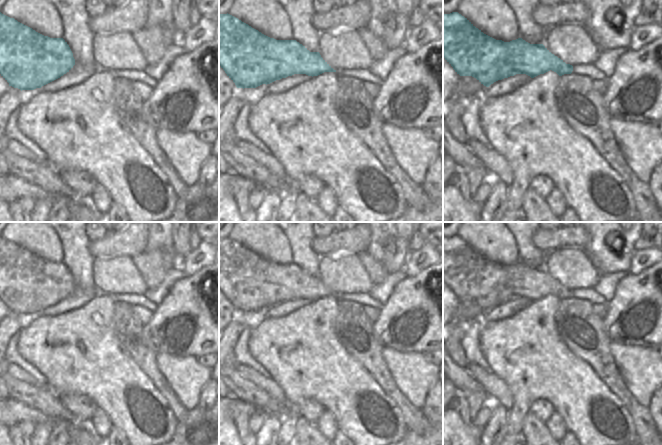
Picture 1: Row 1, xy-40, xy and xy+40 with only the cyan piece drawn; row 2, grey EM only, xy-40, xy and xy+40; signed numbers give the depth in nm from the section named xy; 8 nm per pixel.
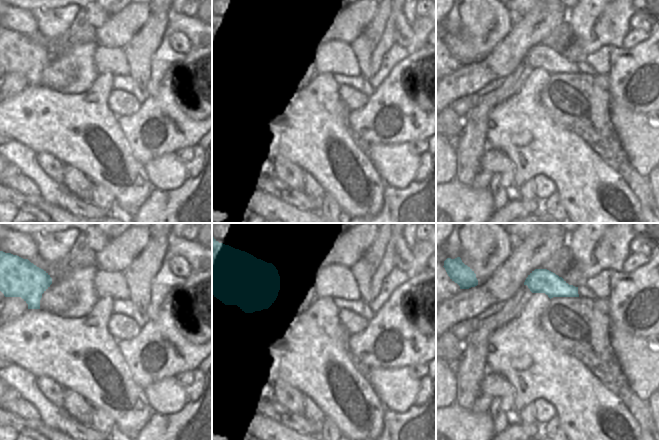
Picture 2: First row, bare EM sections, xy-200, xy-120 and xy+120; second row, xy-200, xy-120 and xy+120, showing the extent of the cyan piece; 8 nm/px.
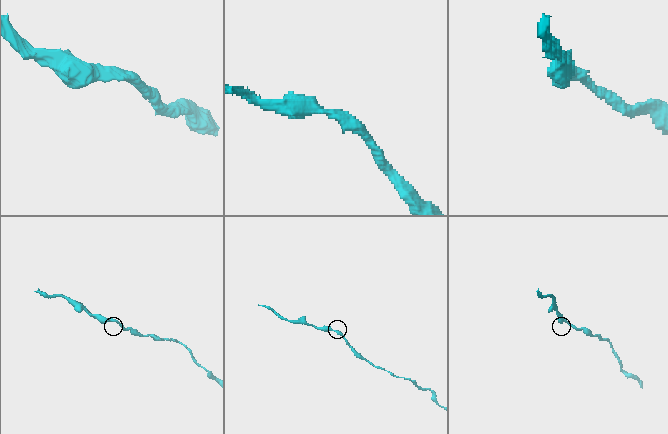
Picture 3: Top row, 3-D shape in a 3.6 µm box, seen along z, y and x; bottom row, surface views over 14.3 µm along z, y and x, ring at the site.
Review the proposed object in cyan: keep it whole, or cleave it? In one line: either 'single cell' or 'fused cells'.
single cell

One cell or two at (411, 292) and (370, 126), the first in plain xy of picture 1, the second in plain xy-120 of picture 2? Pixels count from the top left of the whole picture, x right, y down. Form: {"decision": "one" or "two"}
{"decision": "one"}

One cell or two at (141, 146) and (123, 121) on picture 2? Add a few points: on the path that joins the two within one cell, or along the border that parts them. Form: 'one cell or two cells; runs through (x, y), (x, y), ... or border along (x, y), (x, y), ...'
one cell; runs through (141, 140), (129, 127)

